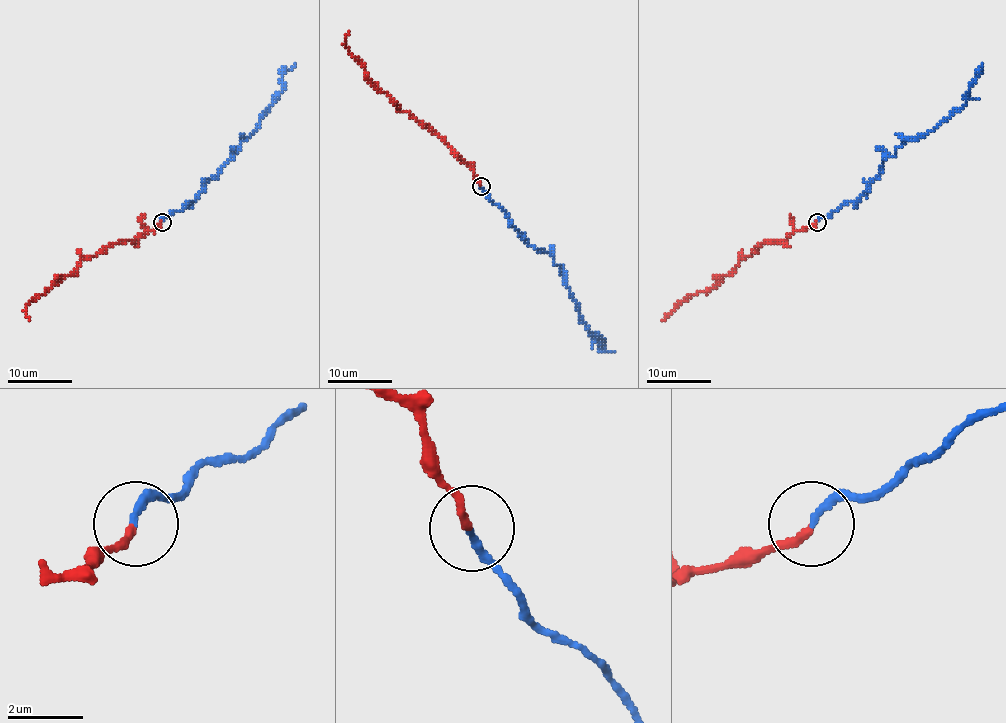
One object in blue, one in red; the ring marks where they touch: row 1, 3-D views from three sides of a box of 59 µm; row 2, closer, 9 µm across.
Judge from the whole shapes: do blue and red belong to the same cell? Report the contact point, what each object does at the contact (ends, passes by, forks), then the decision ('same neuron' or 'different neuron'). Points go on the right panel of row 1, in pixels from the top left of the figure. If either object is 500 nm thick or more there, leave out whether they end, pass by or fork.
at (817, 222); blue ends there; red ends there; same neuron

